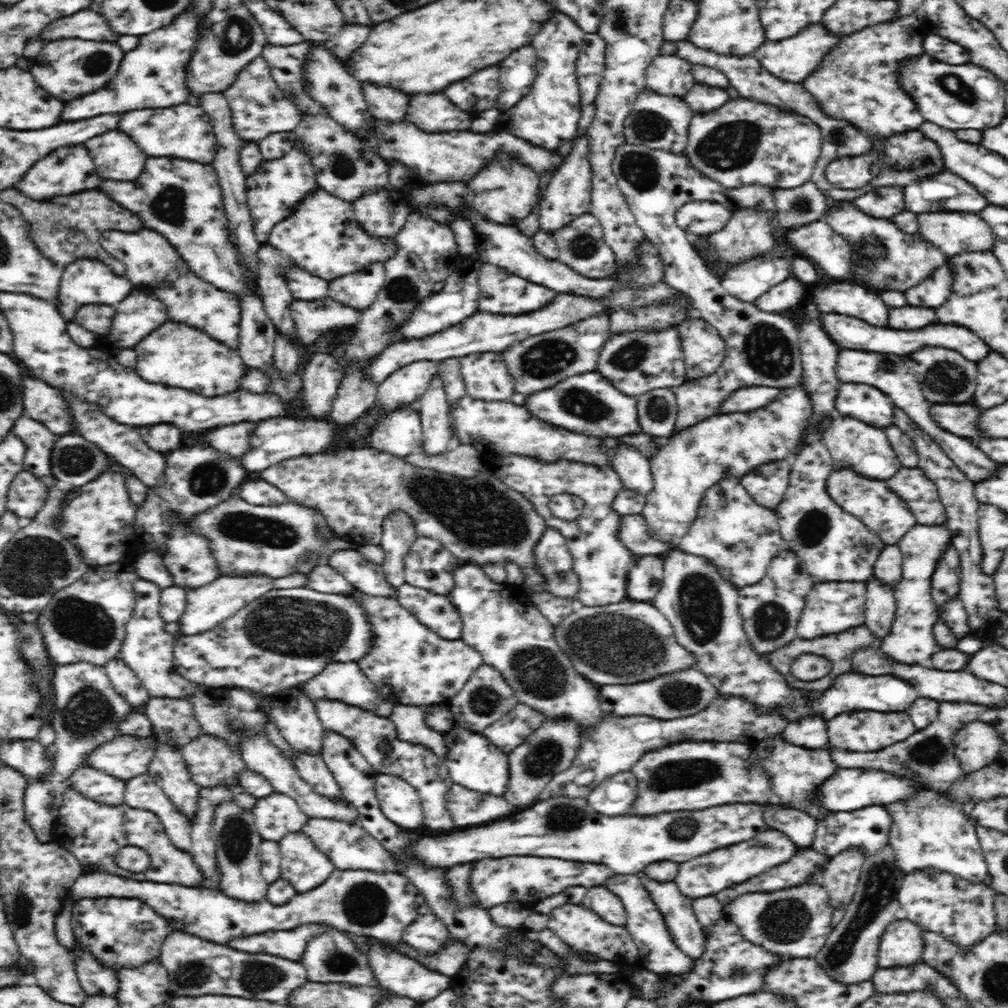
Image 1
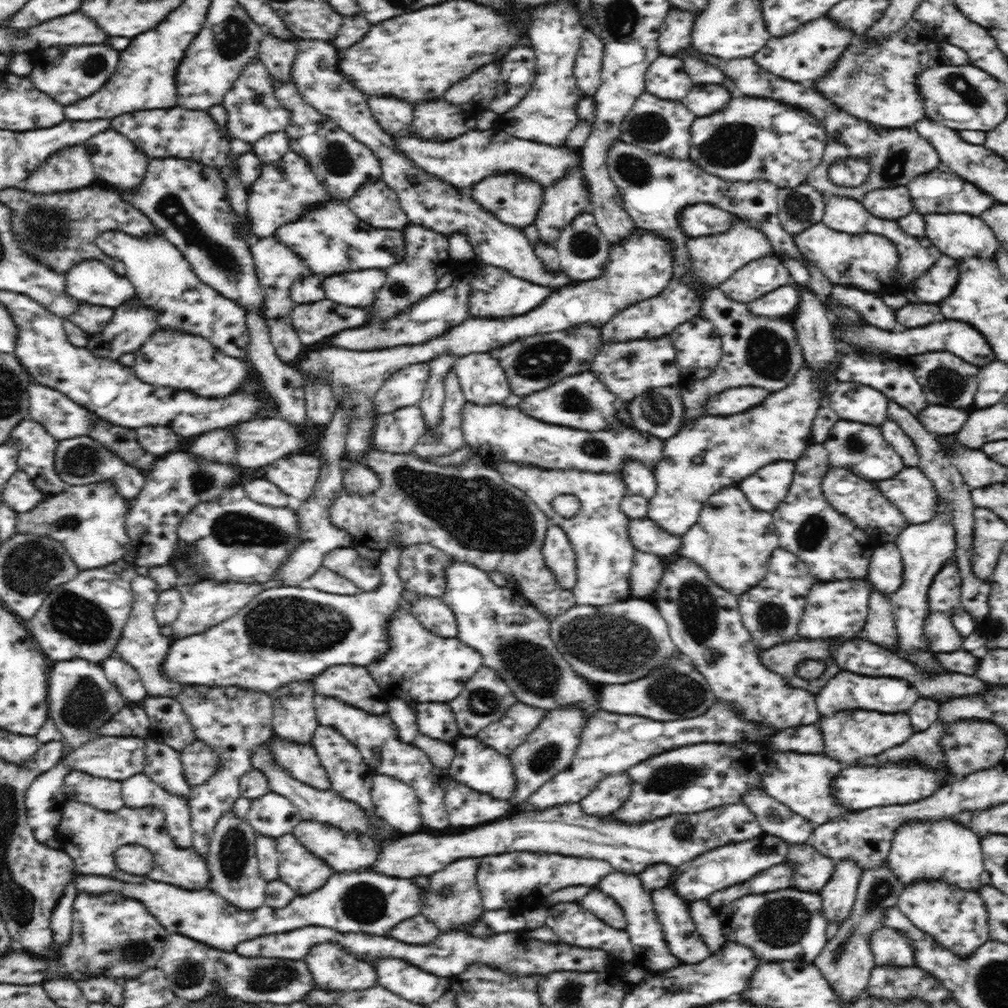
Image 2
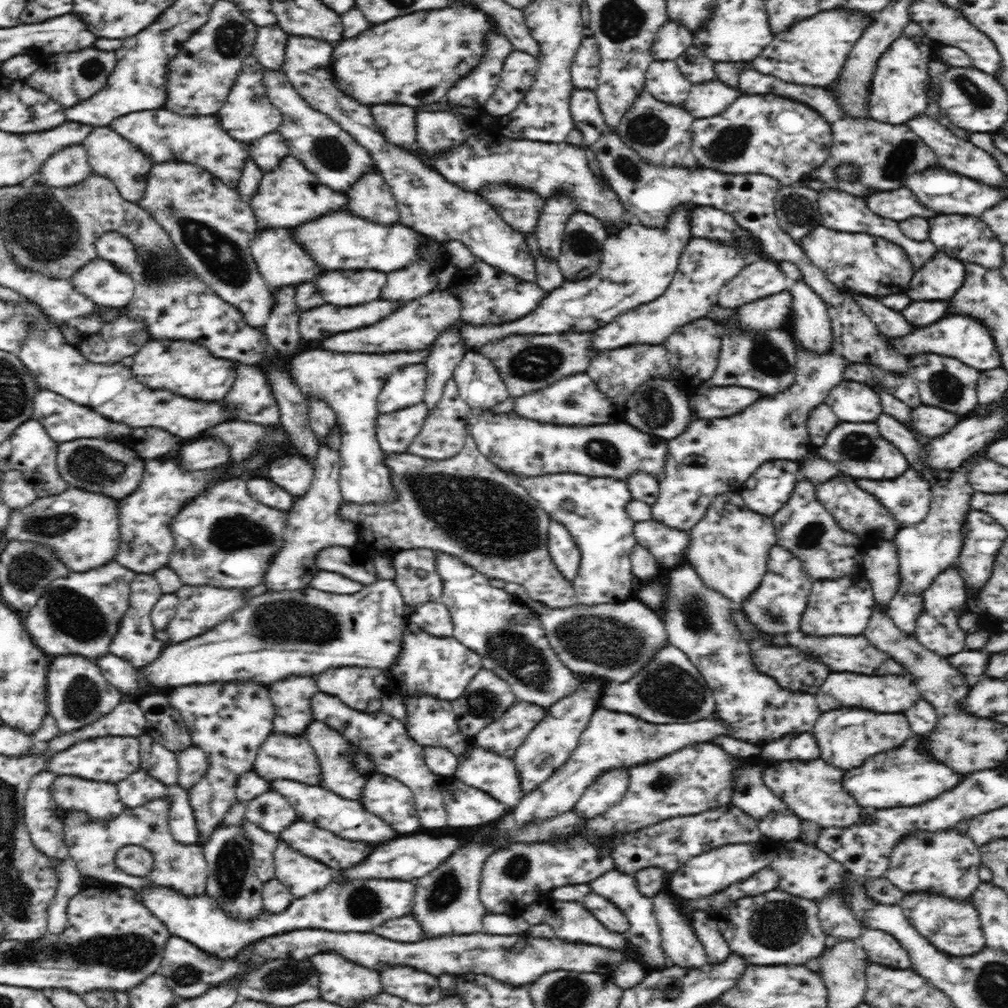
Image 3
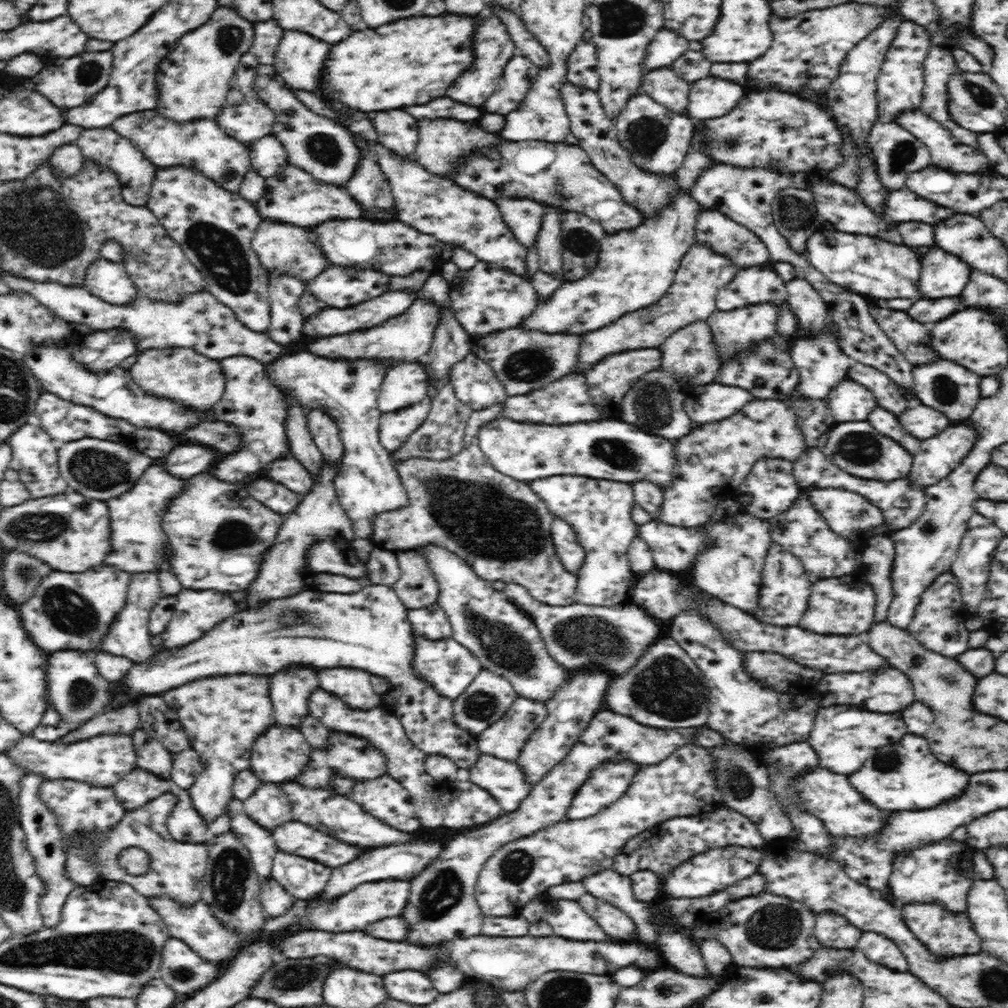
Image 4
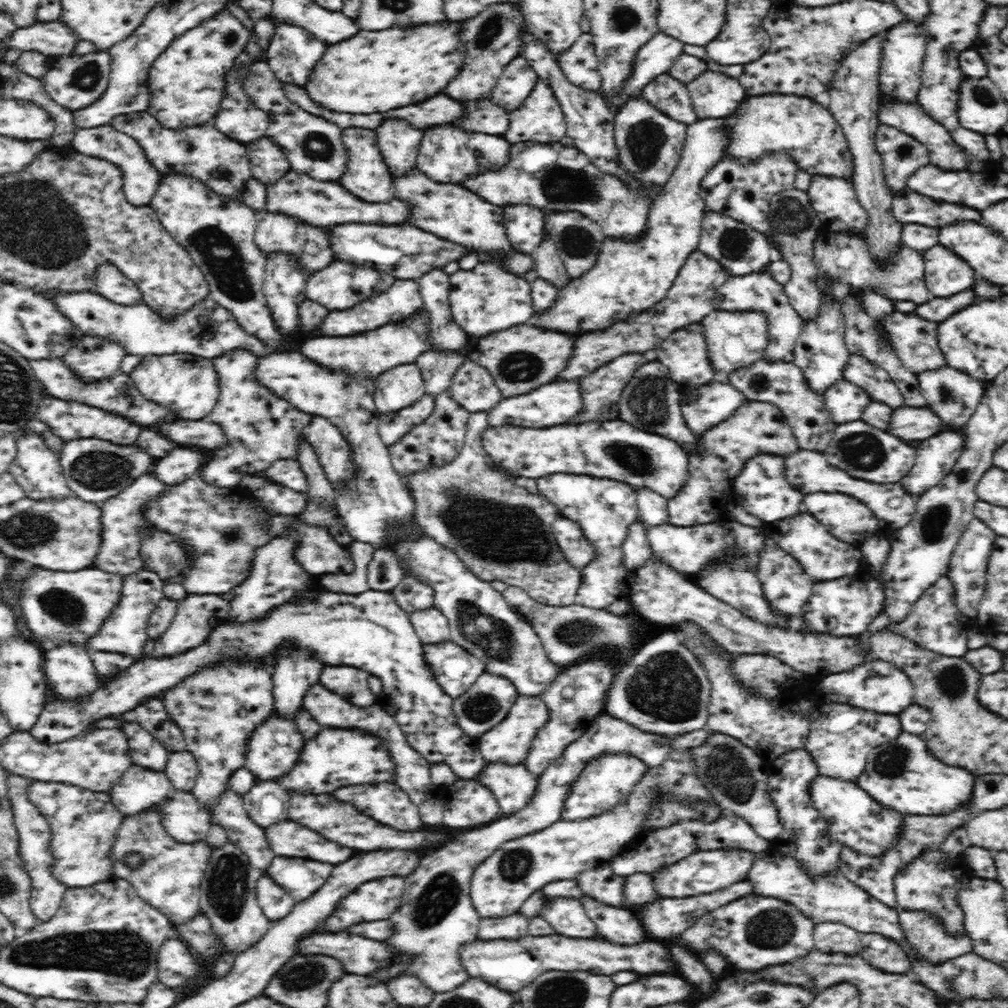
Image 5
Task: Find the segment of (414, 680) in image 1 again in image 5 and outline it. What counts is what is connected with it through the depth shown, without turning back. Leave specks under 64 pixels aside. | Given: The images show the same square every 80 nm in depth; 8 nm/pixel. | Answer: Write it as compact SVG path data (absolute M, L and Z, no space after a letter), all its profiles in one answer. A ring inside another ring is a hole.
M455 642L423 644L424 661L444 692L453 699L462 696L486 670L486 664Z

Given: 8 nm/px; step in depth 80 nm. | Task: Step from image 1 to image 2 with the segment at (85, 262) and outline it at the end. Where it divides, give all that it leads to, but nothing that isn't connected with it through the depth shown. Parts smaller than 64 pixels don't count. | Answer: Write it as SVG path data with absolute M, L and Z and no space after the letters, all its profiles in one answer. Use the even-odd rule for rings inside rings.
M88 259L74 266L66 277L67 294L76 301L116 308L136 298L133 279L119 276L104 262Z

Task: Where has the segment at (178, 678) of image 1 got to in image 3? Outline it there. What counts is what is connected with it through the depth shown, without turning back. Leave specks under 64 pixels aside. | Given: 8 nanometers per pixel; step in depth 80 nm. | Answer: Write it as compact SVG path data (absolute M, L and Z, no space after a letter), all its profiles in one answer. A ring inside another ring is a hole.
M137 573L130 588L130 604L125 615L121 618L117 633L110 641L109 652L130 661L130 664L138 670L138 668L146 667L146 664L152 663L152 660L156 660L166 647L166 644L156 642L157 639L154 637L156 630L151 621L151 610L160 600L163 592L153 573Z

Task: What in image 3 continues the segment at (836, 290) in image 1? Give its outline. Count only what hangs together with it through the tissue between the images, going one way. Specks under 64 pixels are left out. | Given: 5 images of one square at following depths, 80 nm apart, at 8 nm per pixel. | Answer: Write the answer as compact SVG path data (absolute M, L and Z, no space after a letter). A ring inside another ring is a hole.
M854 292L852 294L853 298L860 303L862 311L870 316L870 320L878 326L878 330L888 338L902 338L914 332L914 326L910 326L910 322L900 312L886 308L878 298Z

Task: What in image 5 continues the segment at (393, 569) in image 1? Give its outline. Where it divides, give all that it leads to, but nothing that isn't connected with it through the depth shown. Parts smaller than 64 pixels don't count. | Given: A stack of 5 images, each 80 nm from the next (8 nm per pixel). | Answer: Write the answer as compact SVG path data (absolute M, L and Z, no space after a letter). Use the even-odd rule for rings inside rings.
M368 590L358 594L344 594L339 592L322 592L316 596L316 600L291 600L288 604L284 602L280 606L276 606L274 610L270 610L268 616L258 618L258 620L250 620L250 622L229 622L223 621L215 627L216 630L209 634L208 640L200 646L194 646L192 650L186 650L182 654L166 656L162 658L154 658L152 656L144 656L137 660L132 666L120 673L118 678L110 678L104 680L104 684L100 689L93 692L85 699L76 699L75 701L60 701L55 699L44 705L41 715L35 722L35 725L29 730L29 734L38 740L38 742L46 745L54 745L69 741L75 737L82 736L85 731L92 728L92 724L96 724L104 718L119 718L124 713L129 713L137 706L142 705L142 702L150 696L156 696L160 692L164 692L173 686L176 686L186 677L196 674L202 668L208 665L217 665L226 661L242 660L242 658L260 658L260 660L275 660L274 652L280 646L296 644L298 648L306 648L310 650L316 658L320 658L322 662L328 662L332 666L354 666L360 670L370 672L372 676L380 678L384 688L378 694L378 706L382 706L382 710L394 717L398 726L402 729L402 733L406 736L406 740L410 747L414 748L426 761L432 765L448 765L452 769L452 773L456 774L462 780L470 780L470 778L479 778L480 774L487 766L487 761L482 757L478 748L477 739L470 738L457 725L457 718L453 711L453 698L449 697L444 689L438 686L438 681L434 677L434 673L430 672L430 667L424 661L423 642L418 638L413 624L409 619L409 614L398 606L395 596L390 591L384 590Z

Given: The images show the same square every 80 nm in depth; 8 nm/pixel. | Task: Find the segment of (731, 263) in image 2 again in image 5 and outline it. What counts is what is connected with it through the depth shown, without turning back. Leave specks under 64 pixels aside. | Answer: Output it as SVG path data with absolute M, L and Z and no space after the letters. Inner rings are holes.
M698 249L692 251L692 255L687 257L668 295L658 304L638 313L636 317L628 318L628 321L617 323L610 329L578 336L574 343L574 354L569 358L563 371L558 373L557 380L579 380L622 354L653 353L653 348L668 338L672 332L693 323L700 323L715 309L712 302L714 294L728 280L728 277L730 275L724 271L724 267L720 266L718 260L706 257Z

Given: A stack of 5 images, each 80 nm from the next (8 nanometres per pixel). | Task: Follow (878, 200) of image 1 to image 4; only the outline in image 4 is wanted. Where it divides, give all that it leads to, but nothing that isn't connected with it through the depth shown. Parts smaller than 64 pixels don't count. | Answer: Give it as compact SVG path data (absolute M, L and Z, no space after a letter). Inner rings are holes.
M912 190L891 191L884 202L884 213L894 223L926 222L926 224L938 224L950 216L954 216L954 210L930 204L922 200Z

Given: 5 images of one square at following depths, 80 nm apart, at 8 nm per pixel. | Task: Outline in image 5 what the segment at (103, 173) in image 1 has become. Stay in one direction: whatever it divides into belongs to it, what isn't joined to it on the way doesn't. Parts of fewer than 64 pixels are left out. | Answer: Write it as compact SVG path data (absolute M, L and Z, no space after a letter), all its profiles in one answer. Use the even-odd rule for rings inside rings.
M111 124L87 129L78 128L70 145L79 153L112 162L112 164L122 169L122 190L126 200L131 205L144 206L150 204L158 186L160 186L162 174L148 160L142 147L138 145L134 138L130 138L129 134L114 129Z

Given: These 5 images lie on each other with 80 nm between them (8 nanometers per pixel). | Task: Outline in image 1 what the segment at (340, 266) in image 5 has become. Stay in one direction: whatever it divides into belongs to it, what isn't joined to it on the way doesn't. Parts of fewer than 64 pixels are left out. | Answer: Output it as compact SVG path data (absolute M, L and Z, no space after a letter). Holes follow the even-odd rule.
M382 263L366 266L356 274L348 274L330 281L330 298L352 308L368 308L385 284L385 267Z

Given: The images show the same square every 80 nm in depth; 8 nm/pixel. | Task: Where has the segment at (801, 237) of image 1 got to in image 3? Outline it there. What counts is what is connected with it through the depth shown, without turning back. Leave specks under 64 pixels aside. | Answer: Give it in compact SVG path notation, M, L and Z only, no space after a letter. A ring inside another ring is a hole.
M819 224L810 234L800 238L799 245L812 265L820 268L831 284L868 297L879 299L890 294L902 294L908 290L915 274L906 251L882 237L866 233L841 233Z

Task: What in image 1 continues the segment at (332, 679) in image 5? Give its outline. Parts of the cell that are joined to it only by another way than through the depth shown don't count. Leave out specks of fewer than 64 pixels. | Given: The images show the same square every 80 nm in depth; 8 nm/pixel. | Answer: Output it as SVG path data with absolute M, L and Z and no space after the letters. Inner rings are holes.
M334 662L330 666L326 666L326 670L322 670L322 674L318 674L310 680L302 684L302 688L297 688L300 692L308 695L308 698L316 700L340 700L346 702L350 706L358 706L358 708L368 708L374 714L382 714L382 716L390 716L392 712L392 702L386 702L386 698L382 698L376 690L376 686L366 678L366 674L360 670L360 666L356 662Z

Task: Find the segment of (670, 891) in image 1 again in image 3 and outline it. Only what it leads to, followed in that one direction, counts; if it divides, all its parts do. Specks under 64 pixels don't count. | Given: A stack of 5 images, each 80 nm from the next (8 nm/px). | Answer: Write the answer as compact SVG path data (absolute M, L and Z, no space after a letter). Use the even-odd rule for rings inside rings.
M658 894L654 898L654 914L662 932L662 948L676 966L702 968L707 963L707 954L696 938L688 918L676 908L676 896Z

